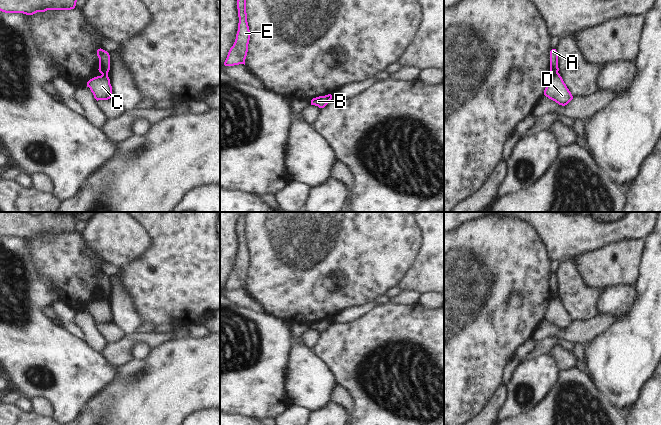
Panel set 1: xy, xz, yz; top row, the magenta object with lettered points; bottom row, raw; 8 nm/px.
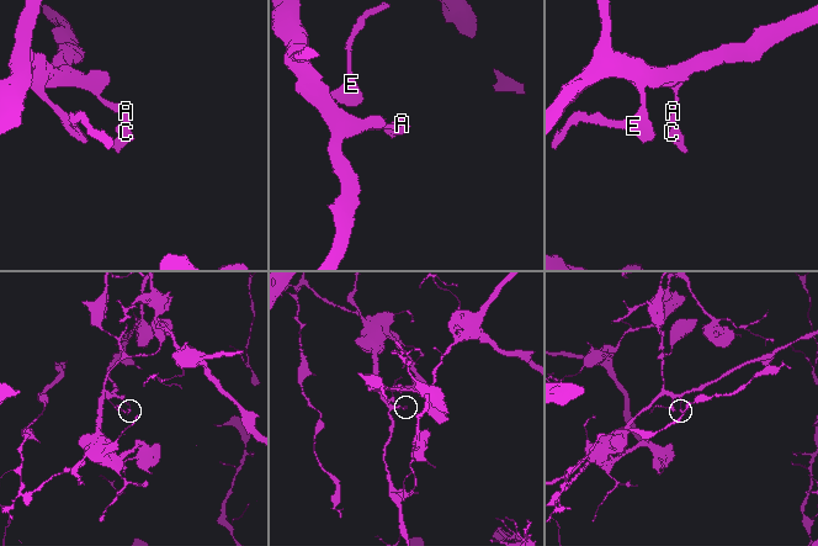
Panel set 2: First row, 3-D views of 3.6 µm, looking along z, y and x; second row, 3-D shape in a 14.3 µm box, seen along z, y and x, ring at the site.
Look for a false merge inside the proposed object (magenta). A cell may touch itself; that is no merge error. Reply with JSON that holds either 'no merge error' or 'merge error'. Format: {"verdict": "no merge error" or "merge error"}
{"verdict": "merge error"}

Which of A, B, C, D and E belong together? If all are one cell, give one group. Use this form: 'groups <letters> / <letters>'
groups A E / B C D

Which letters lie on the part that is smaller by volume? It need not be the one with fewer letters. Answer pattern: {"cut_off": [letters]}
{"cut_off": ["B", "C", "D"]}

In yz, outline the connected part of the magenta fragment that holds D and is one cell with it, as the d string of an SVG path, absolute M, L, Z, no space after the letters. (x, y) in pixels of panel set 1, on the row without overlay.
M559 297L550 300L544 319L562 330L567 329L573 323Z

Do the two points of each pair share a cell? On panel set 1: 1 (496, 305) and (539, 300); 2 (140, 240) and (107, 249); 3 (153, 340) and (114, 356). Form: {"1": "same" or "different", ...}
{"1": "same", "2": "same", "3": "same"}

